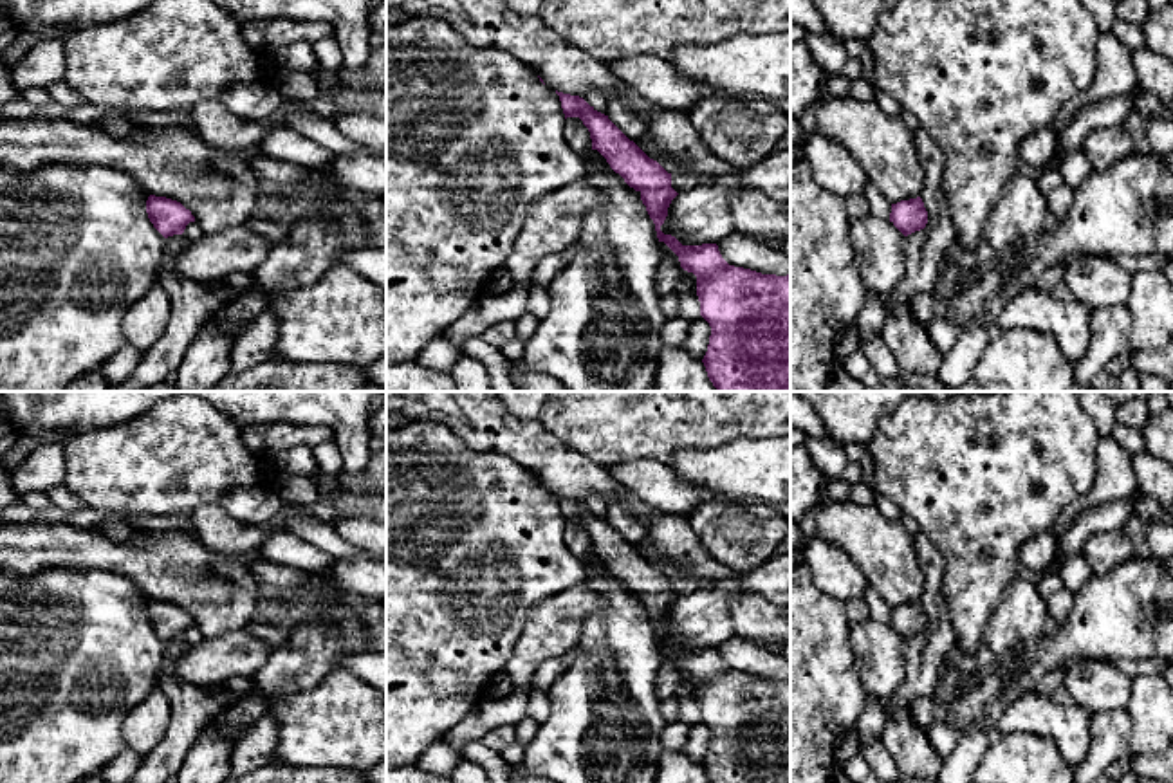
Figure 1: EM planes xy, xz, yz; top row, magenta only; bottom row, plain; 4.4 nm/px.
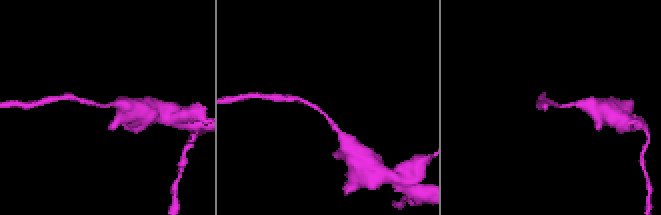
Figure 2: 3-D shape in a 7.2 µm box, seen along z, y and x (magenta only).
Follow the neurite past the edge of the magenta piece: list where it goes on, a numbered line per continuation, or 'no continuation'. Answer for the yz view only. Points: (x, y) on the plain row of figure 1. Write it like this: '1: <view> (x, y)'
no continuation

